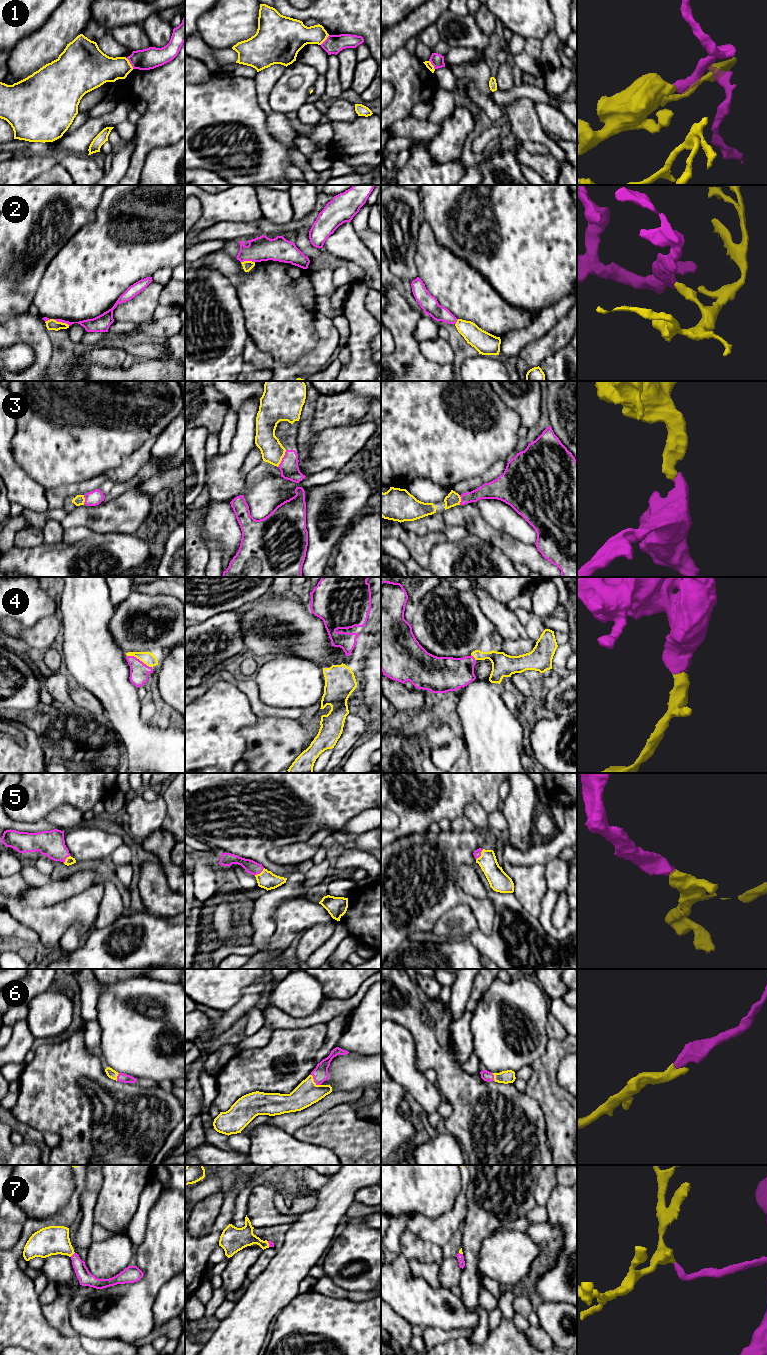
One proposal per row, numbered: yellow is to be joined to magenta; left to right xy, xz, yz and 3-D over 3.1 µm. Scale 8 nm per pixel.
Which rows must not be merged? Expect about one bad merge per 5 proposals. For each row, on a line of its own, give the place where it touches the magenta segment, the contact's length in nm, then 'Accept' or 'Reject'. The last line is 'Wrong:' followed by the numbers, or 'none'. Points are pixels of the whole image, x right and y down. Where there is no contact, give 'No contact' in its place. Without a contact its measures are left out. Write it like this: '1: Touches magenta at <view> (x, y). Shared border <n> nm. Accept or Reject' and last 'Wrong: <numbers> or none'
1: Touches magenta at xy (130, 63). Shared border 110 nm. Reject
2: Touches magenta at xy (61, 321). Shared border 140 nm. Reject
3: Touches magenta at xz (282, 458). Shared border 150 nm. Accept
4: Touches magenta at xy (138, 659). Shared border 220 nm. Accept
5: Touches magenta at yz (480, 854). Shared border 110 nm. Accept
6: Touches magenta at xz (314, 1081). Shared border 130 nm. Accept
7: Touches magenta at xy (73, 1254). Shared border 50 nm. Accept
Wrong: 1, 2

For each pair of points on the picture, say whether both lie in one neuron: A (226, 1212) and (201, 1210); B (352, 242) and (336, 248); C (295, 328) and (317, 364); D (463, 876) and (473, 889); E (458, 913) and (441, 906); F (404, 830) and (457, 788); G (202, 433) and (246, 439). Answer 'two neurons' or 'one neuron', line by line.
A: two neurons
B: one neuron
C: two neurons
D: one neuron
E: two neurons
F: one neuron
G: two neurons

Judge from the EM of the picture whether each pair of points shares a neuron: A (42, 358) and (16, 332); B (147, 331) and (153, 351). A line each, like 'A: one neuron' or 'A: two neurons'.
A: one neuron
B: two neurons

